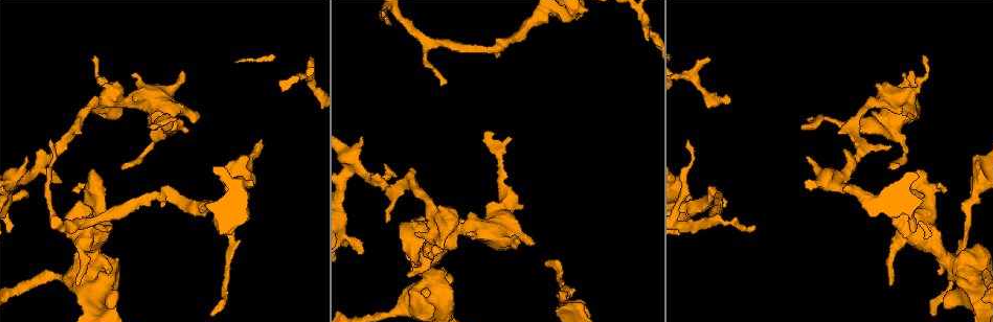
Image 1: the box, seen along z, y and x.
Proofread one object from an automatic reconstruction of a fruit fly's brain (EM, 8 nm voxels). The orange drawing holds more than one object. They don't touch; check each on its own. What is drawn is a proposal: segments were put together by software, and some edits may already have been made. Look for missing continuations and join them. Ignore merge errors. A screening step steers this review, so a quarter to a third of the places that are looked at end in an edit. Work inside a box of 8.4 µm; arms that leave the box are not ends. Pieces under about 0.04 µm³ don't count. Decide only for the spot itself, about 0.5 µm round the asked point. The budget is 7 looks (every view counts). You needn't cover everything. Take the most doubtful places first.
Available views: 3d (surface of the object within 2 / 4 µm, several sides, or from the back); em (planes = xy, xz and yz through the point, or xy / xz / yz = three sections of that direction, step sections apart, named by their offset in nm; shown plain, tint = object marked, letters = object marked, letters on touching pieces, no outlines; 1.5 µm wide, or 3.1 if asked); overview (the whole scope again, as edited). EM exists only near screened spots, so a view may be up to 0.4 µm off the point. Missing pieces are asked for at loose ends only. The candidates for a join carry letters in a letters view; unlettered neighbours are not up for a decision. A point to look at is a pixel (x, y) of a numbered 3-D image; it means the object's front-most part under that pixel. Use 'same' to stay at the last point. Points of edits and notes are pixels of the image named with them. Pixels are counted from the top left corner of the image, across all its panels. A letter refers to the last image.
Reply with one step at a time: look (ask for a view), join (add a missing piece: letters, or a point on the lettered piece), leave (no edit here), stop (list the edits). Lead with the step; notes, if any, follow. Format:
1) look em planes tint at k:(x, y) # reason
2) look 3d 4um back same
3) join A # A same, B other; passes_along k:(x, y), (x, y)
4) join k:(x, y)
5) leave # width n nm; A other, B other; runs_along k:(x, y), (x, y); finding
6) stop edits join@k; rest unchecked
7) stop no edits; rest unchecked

look 3d 2um at 1:(358, 254) # an open end

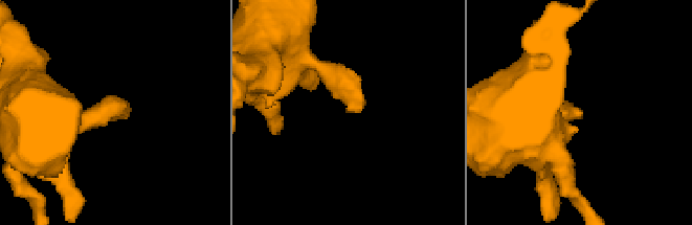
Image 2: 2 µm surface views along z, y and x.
look em yz step 4 tint at 2:(115, 112)

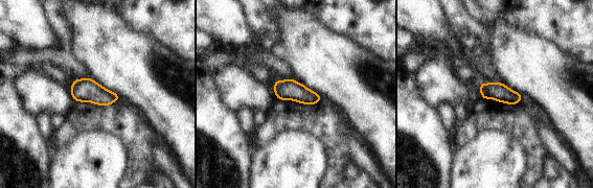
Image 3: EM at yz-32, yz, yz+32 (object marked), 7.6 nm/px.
look em planes letters same # cut it another way

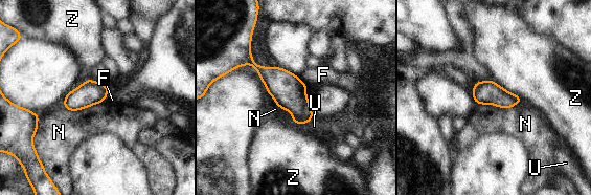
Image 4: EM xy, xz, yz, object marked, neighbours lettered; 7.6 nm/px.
leave # width 190 nm; F other, N other, U other, Z other; border 4:(476, 103), (506, 108), (518, 104); no lettered piece goes on from it

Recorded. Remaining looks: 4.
look 3d 4um at 1:(97, 191)

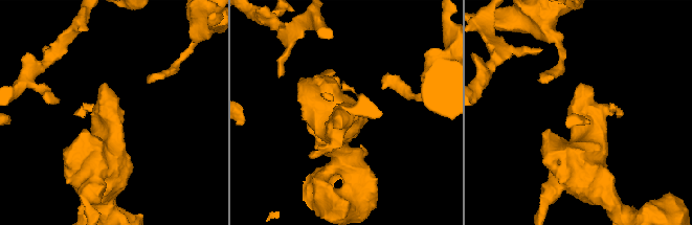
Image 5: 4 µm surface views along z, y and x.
look em planes letters at 5:(341, 104) # shape alone is not enough

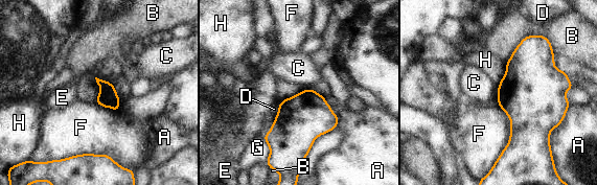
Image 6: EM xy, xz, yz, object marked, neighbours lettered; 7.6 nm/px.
leave # A other, B other, C other, D other, E other, F other, G other, H other; border 6:(312, 89), (304, 90); none of them fits

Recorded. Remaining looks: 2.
look em xy step 4 tint at 1:(415, 233) # branch stops here

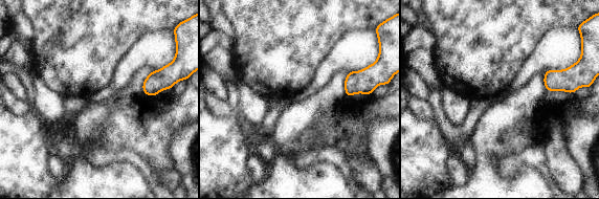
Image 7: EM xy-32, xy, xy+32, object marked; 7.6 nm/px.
look em planes letters same # cut it another way

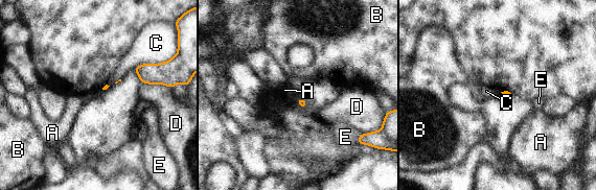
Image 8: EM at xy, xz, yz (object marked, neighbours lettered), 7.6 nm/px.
leave # longest_contact C 240 nm; A other, B other, C other, D other, E other; border 8:(162, 62), (143, 63), (133, 69); no lettered piece goes on from it

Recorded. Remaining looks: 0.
stop no edits; rest unchecked

